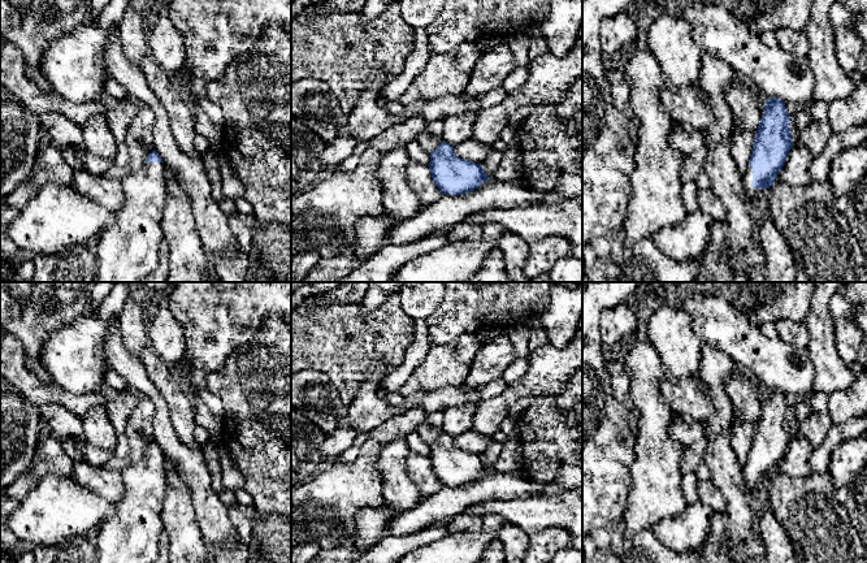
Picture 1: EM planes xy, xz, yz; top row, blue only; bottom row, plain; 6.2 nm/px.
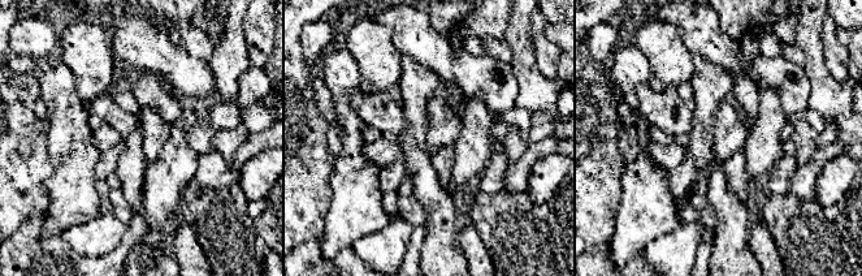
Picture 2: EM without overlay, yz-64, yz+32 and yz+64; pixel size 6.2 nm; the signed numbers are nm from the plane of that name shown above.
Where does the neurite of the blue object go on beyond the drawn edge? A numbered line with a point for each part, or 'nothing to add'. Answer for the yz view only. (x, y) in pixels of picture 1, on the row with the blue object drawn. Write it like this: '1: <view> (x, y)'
1: yz (757, 195)

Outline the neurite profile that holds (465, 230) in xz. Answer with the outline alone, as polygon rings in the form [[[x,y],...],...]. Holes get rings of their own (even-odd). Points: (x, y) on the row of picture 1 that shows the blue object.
[[[465,218],[456,224],[448,233],[447,241],[454,243],[459,241],[480,241],[484,239],[482,225]]]

